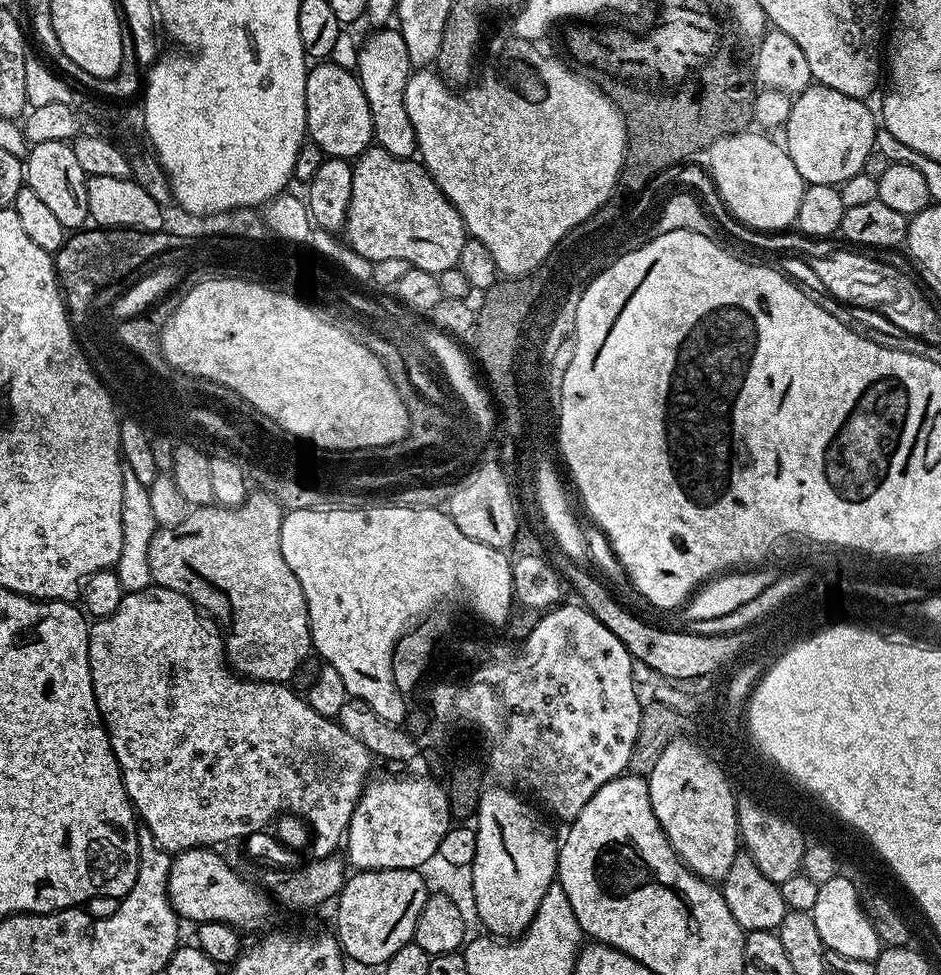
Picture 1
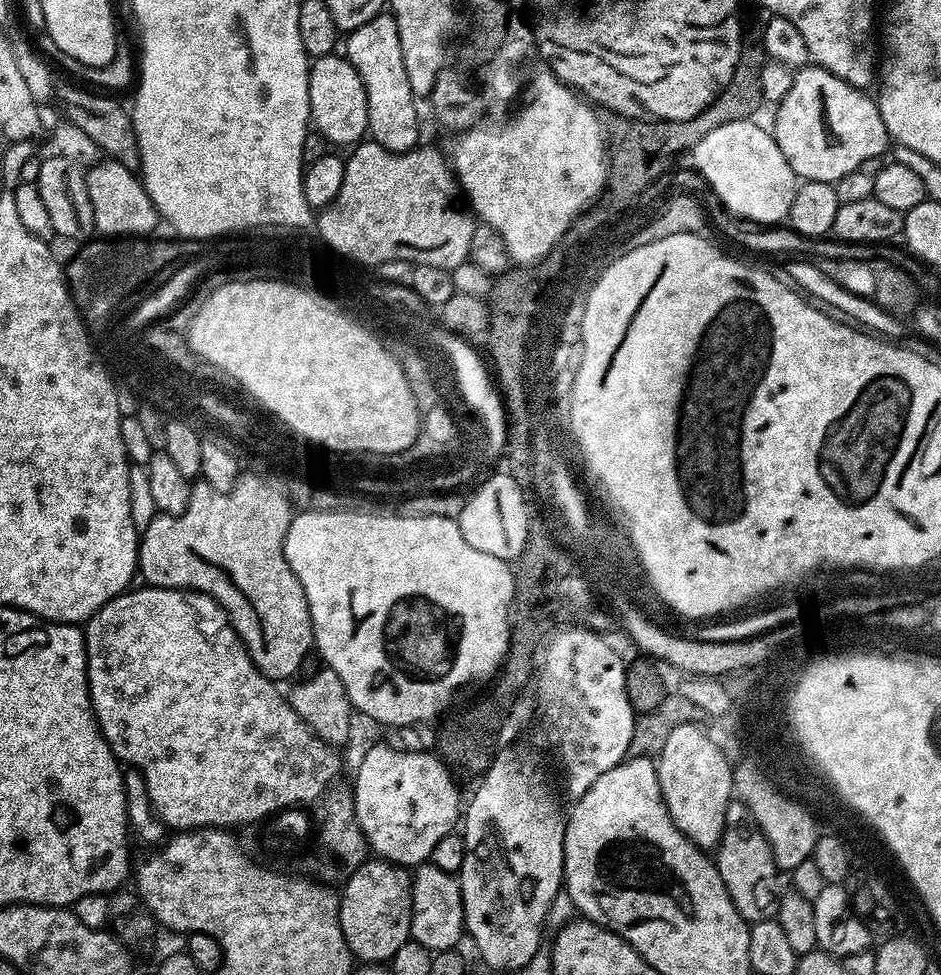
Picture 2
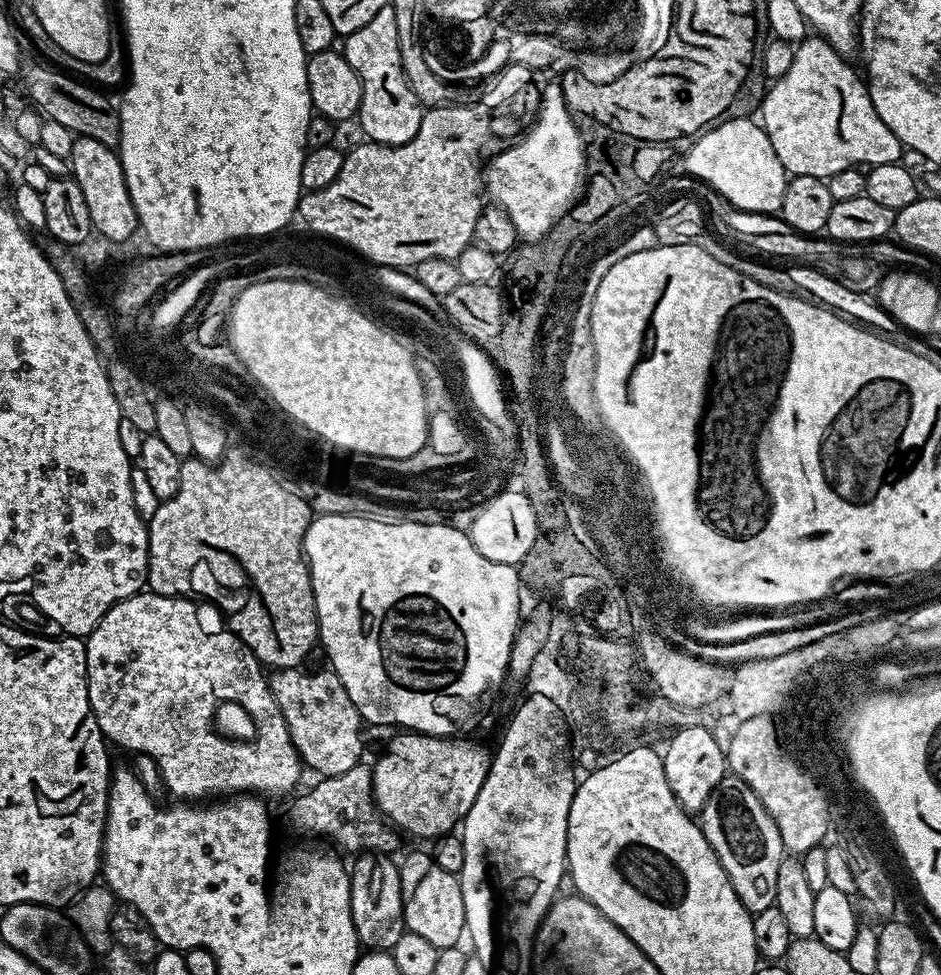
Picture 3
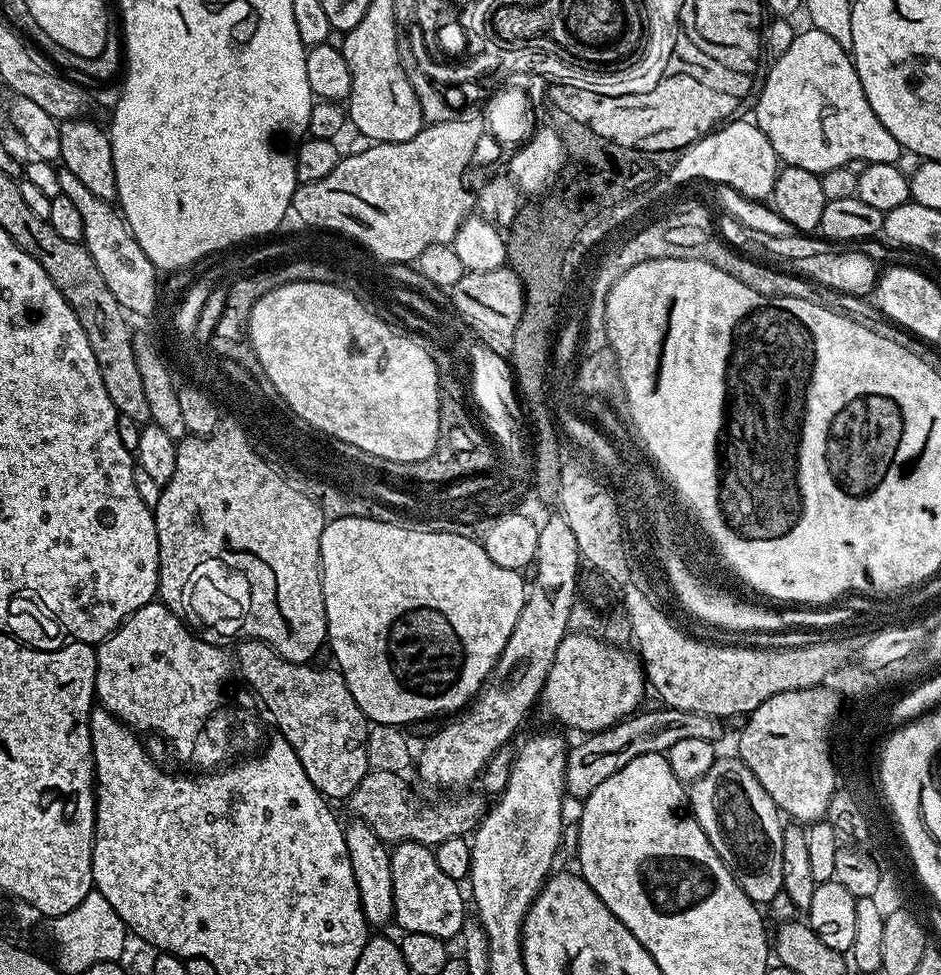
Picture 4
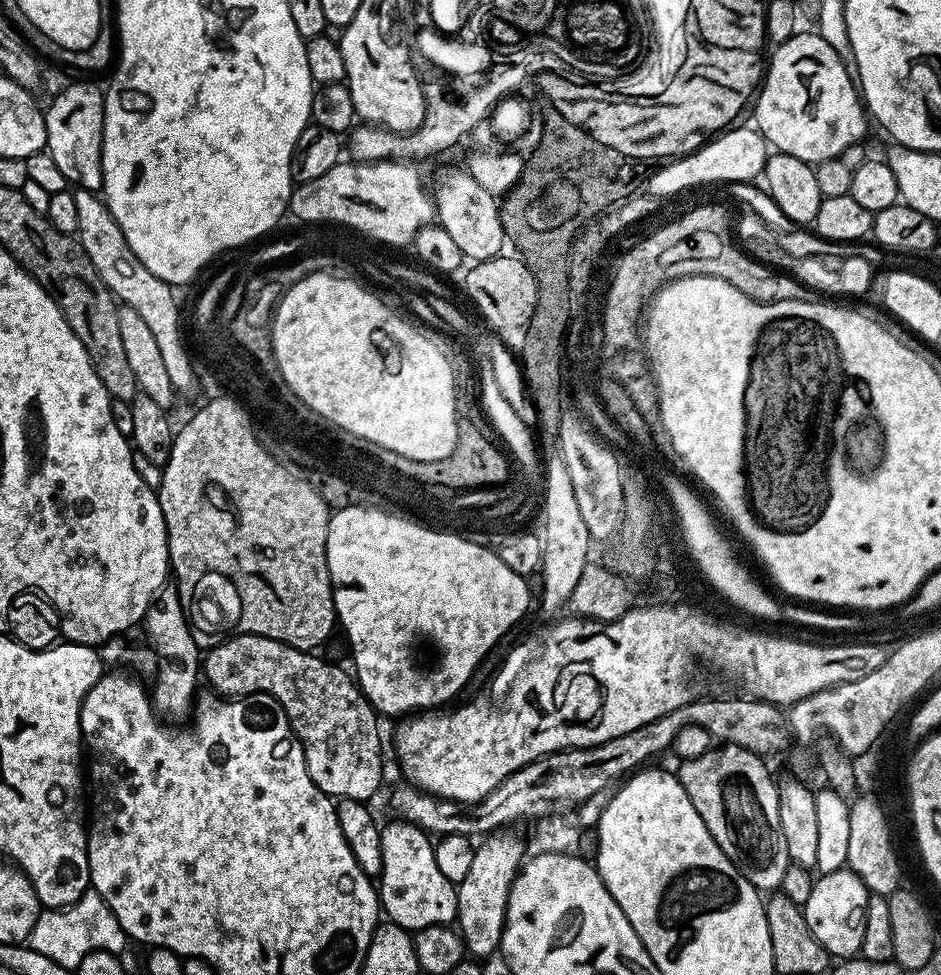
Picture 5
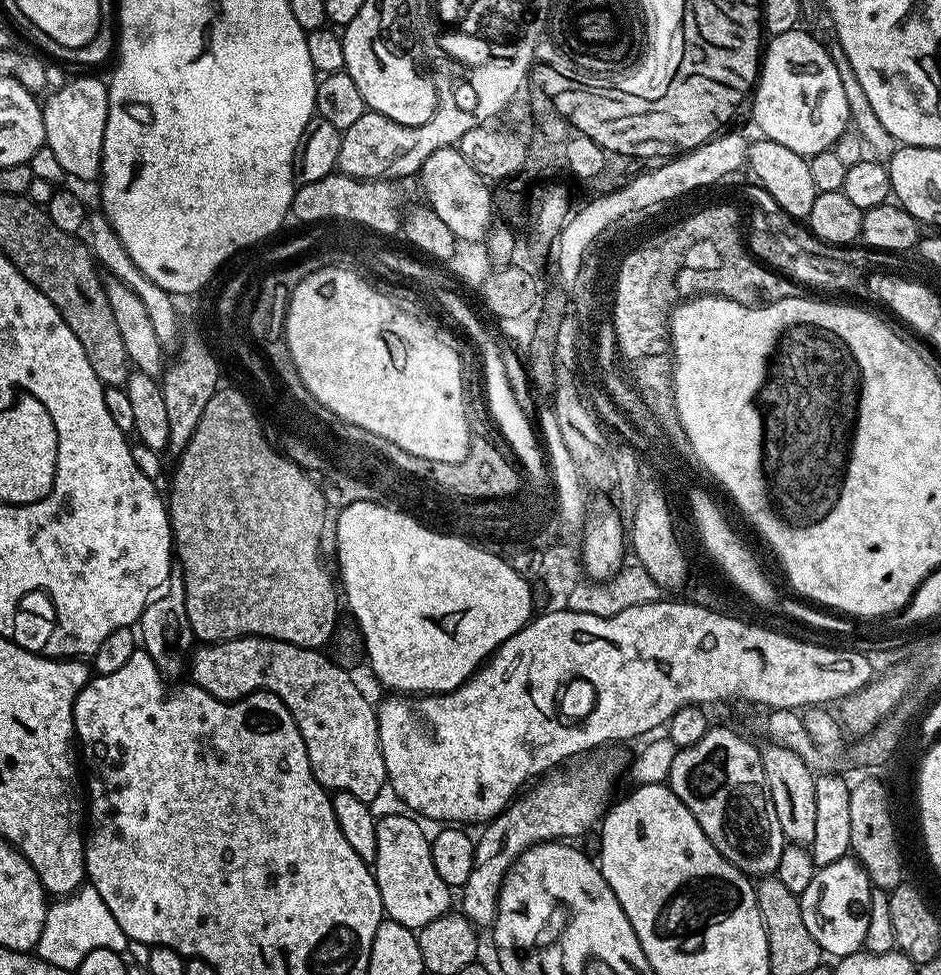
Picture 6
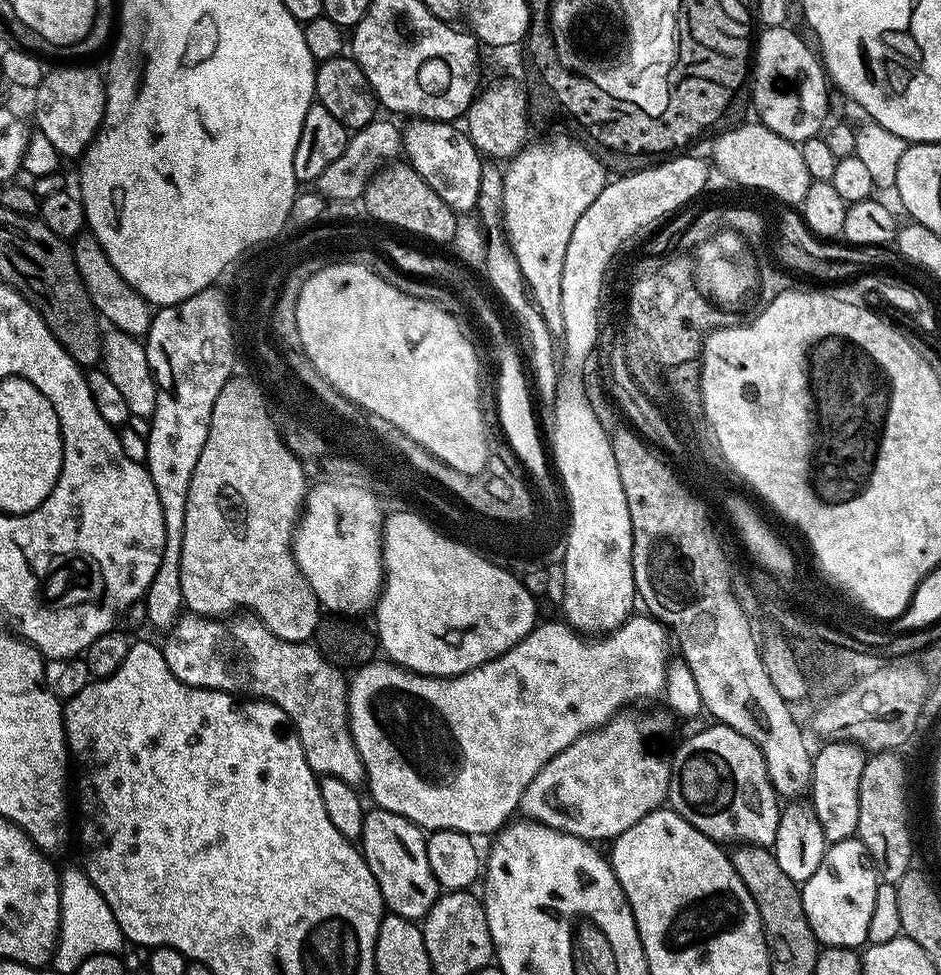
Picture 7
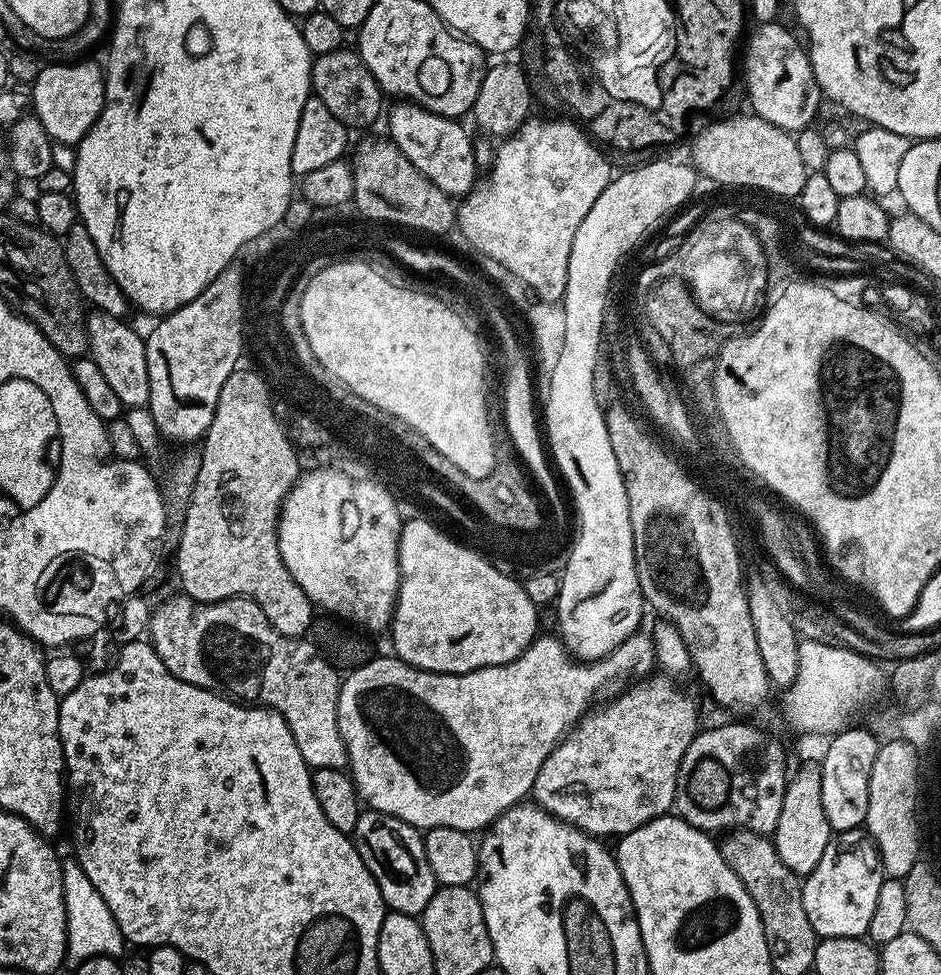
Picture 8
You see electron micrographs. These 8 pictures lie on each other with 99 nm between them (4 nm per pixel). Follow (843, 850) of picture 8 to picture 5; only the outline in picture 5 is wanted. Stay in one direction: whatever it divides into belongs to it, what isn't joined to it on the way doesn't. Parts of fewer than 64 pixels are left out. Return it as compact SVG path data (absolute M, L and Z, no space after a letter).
M847 866L817 875L813 879L810 894L802 906L804 917L806 926L810 926L810 934L814 934L818 943L828 951L829 957L852 958L859 953L862 946L862 934L866 930L866 906L869 895L868 887L864 885L862 878L858 878L858 874L854 874Z

